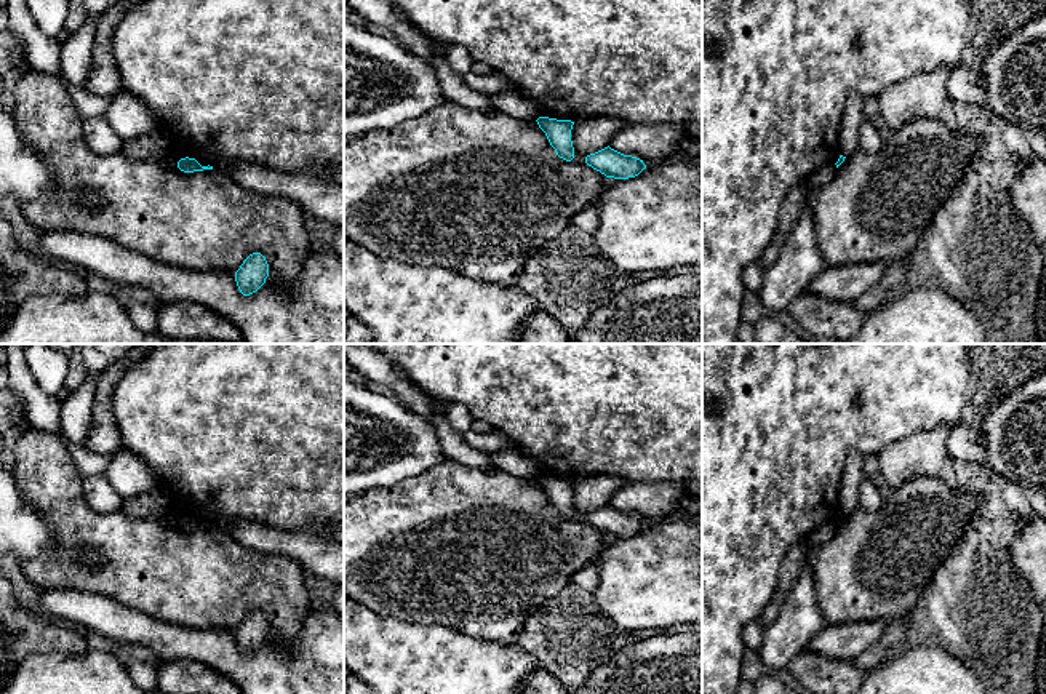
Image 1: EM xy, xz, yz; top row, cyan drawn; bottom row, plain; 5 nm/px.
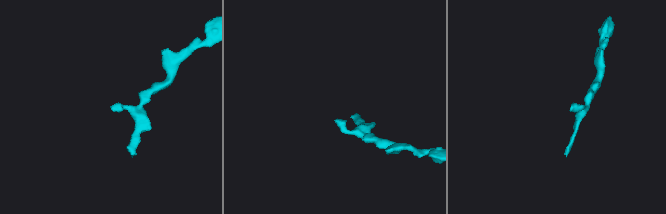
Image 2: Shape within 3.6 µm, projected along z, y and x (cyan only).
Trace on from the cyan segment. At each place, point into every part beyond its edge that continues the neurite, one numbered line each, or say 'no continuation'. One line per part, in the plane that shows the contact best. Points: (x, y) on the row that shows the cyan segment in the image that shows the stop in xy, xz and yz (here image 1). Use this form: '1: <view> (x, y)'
no continuation

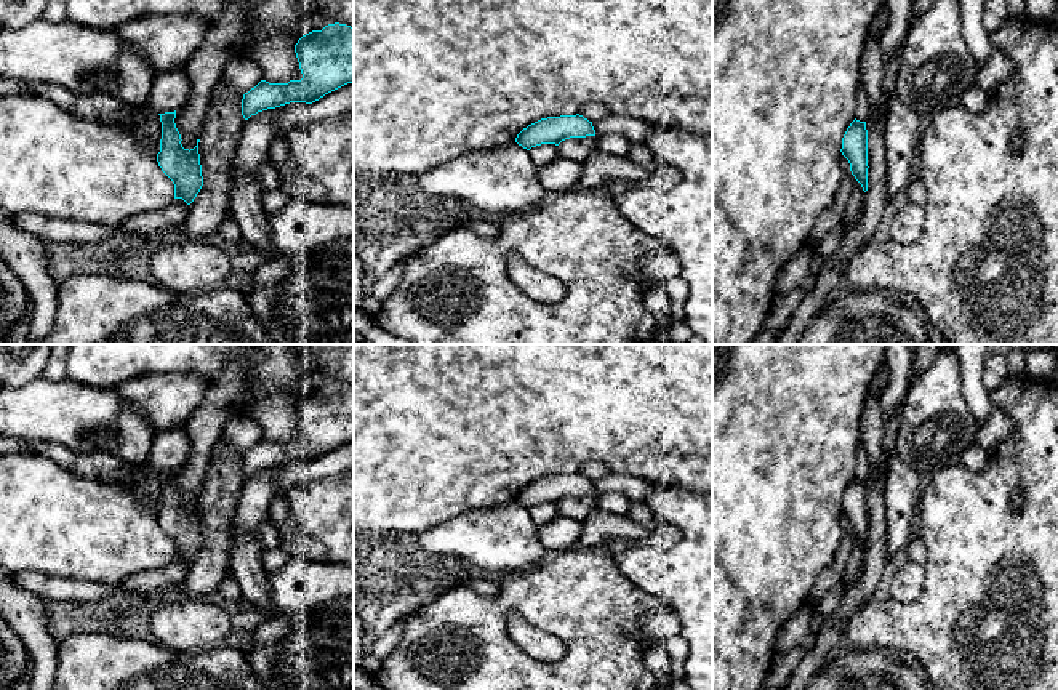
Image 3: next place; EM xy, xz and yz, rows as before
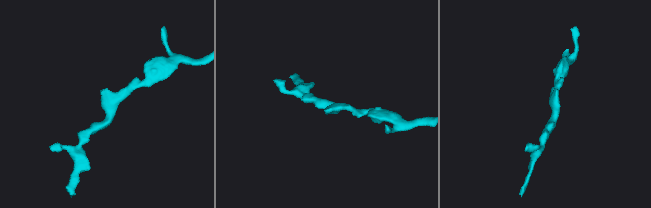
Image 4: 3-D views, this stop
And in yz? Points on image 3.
no continuation

